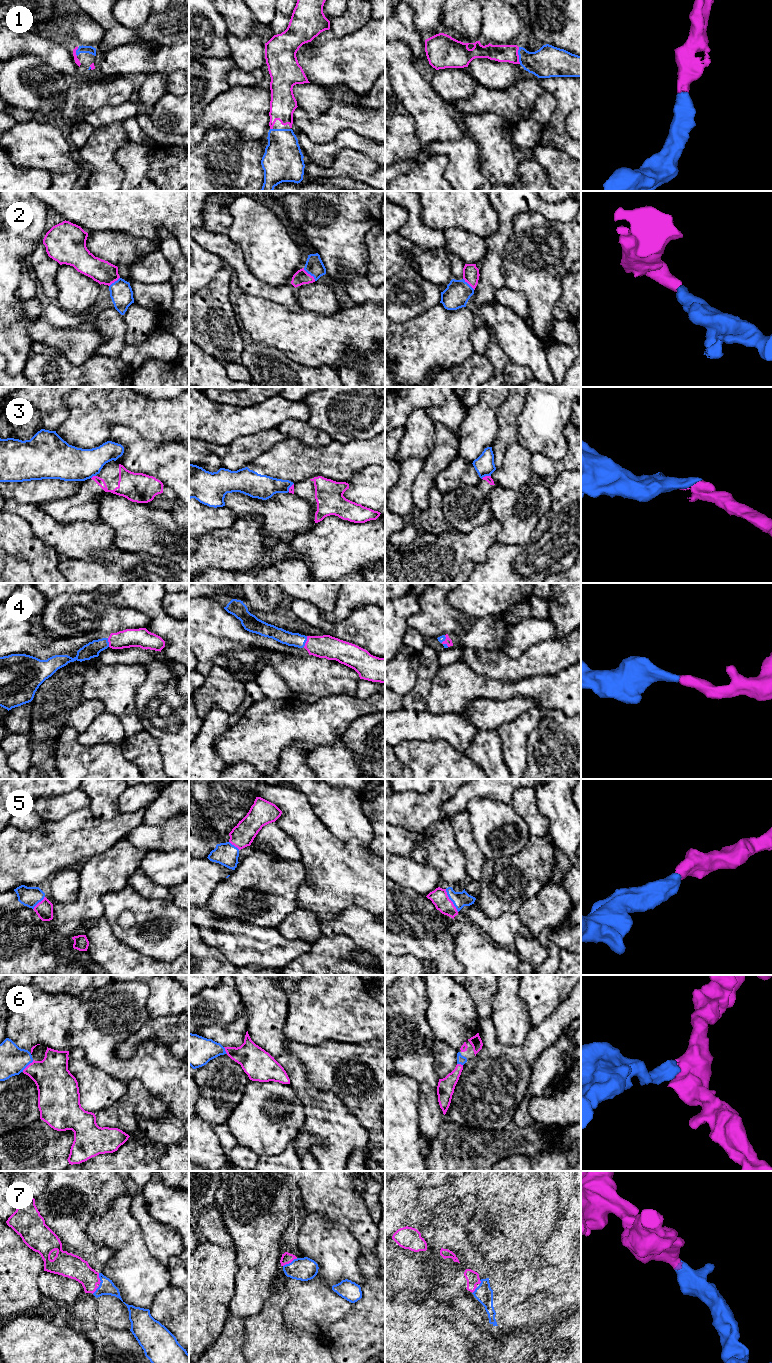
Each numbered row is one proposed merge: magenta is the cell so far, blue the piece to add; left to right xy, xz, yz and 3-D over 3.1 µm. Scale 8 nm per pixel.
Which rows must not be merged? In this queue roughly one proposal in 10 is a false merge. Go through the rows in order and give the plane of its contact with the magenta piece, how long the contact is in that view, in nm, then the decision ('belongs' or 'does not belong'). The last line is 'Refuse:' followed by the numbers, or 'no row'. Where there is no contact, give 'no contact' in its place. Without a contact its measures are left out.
1: contact in yz; length 140 nm; belongs
2: contact in xz; length 140 nm; belongs
3: contact in yz; length 80 nm; does not belong
4: contact in xz; length 90 nm; belongs
5: contact in yz; length 220 nm; belongs
6: contact in xy; length 130 nm; belongs
7: contact in xy; length 180 nm; belongs
Refuse: 3

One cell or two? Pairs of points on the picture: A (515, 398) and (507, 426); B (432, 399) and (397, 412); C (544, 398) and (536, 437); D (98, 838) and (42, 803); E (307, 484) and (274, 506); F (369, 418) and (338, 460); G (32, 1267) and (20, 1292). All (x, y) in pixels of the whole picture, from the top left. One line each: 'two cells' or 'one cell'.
A: one cell
B: one cell
C: one cell
D: two cells
E: two cells
F: two cells
G: one cell

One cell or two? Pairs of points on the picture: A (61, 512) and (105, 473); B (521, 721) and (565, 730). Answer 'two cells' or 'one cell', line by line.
A: one cell
B: two cells

